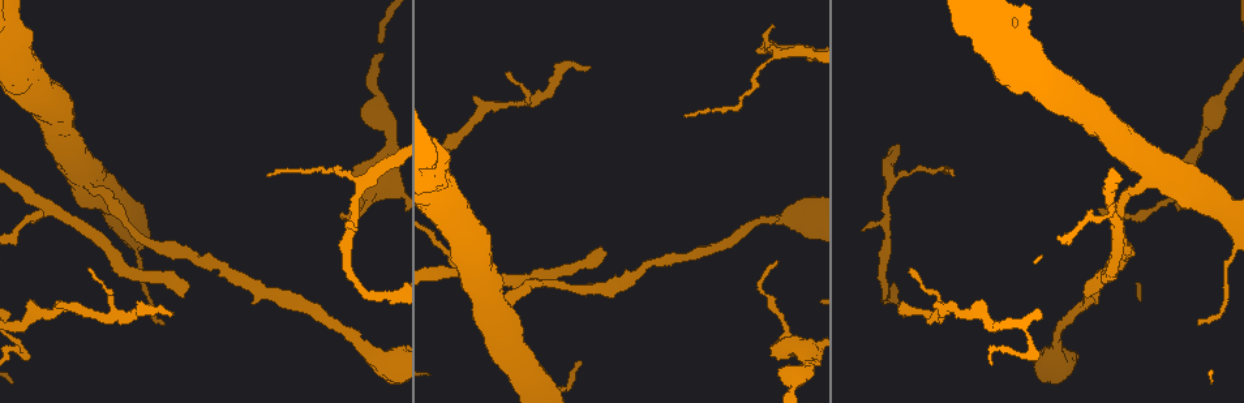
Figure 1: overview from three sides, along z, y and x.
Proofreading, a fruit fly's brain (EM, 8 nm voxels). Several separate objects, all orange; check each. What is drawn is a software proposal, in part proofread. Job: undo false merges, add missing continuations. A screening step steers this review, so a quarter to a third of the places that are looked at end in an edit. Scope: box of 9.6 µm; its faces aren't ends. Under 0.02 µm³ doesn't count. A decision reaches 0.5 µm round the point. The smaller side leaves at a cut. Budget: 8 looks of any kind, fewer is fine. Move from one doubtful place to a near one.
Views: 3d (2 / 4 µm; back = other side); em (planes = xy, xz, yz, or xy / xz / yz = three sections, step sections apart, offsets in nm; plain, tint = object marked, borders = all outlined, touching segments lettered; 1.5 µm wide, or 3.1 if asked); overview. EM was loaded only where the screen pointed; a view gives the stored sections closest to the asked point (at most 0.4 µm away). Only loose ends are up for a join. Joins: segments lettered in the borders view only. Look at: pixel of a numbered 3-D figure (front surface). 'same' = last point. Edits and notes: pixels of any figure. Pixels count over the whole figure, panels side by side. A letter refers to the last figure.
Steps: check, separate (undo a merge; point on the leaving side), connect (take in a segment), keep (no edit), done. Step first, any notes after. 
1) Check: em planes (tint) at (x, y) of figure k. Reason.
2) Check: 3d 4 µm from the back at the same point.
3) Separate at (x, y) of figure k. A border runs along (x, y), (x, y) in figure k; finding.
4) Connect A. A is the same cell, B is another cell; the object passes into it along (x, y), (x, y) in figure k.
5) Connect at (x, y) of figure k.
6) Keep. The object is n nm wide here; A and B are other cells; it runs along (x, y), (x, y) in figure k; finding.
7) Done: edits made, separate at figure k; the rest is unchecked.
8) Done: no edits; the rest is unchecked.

Check: 3d 2 µm from the back at (578, 363) of figure 1. End of a long branch.

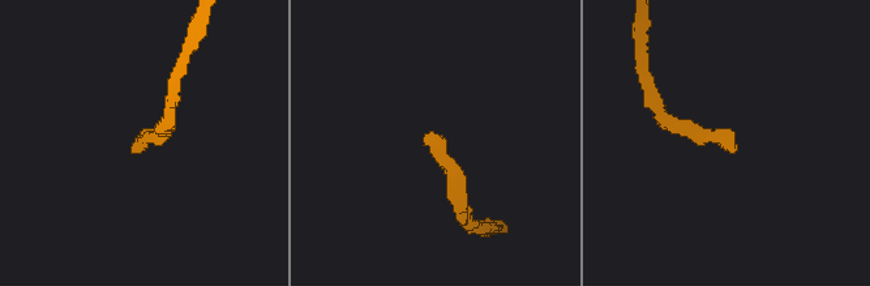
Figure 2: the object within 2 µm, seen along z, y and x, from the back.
Check: em yz step 4 (borders) at (426, 137) of figure 2.

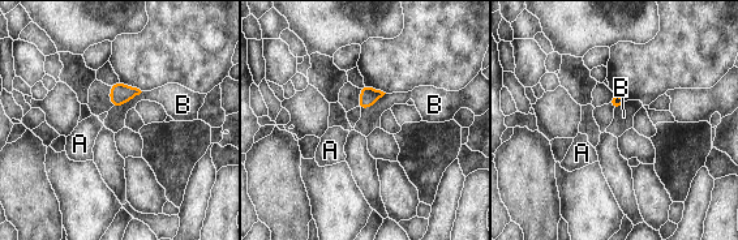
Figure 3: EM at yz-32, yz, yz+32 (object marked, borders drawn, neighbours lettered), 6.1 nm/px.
Keep. The object is 80 nm wide here; A and B are other cells; a border runs along (142, 91), (124, 103), (112, 107) in figure 3; none of them fits.

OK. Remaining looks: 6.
Check: em planes (plain) at (50, 207) of figure 1. Three arms meet.

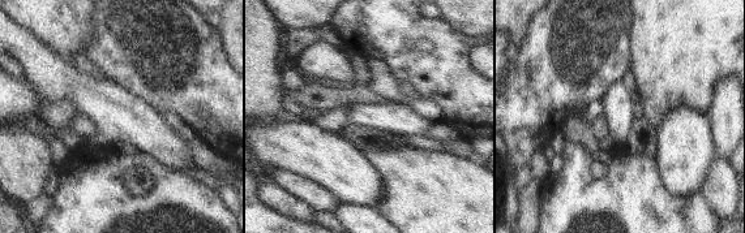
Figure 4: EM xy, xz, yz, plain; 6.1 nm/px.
Check: em planes (borders) at the same point.

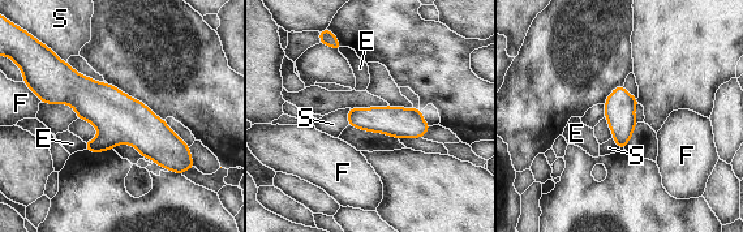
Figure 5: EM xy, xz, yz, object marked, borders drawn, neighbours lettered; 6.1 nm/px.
Keep. E, F and S are other cells; one cell here.

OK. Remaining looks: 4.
Check: em planes (tint) at (23, 350) of figure 1. Abrupt turn.

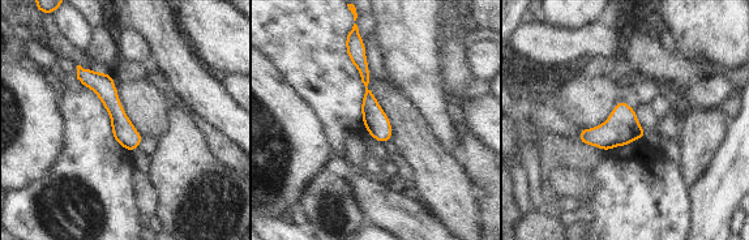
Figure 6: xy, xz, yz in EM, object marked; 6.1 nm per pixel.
Check: em planes (borders) at the same point. What lies round it.

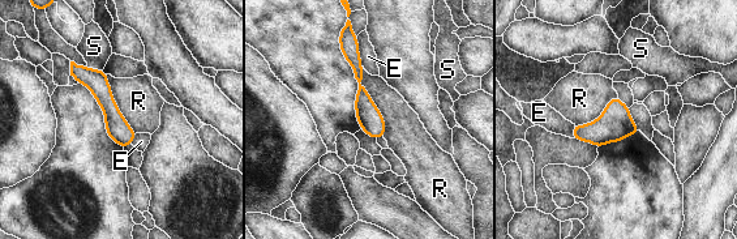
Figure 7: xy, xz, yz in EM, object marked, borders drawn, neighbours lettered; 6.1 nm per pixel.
Keep. E, R and S are other cells; a border runs along (361, 67), (384, 136) in figure 7; one cell here.

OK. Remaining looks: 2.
Check: 3d 2 µm at (358, 228) of figure 1. Tapers out.

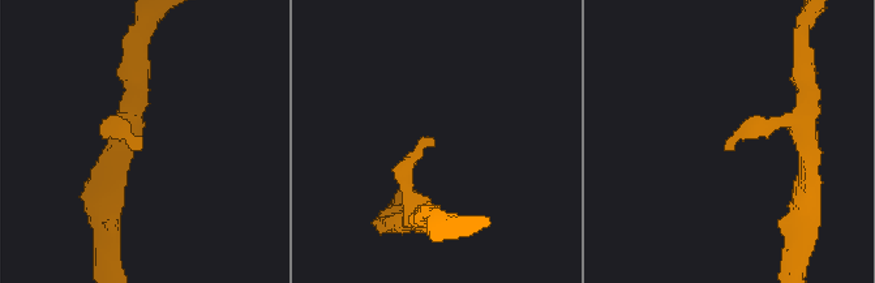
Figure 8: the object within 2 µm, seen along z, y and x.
Check: em planes (borders) at (136, 149) of figure 8.

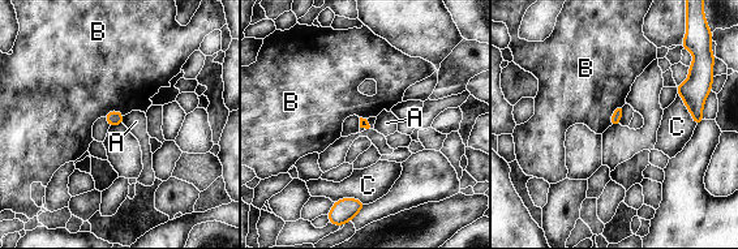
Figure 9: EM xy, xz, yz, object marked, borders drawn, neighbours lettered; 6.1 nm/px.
Keep. A, B and C are other cells; a border runs along (124, 114), (108, 111), (103, 116) in figure 9; none of them fits.

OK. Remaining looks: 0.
Done: no edits; the rest is unchecked.

